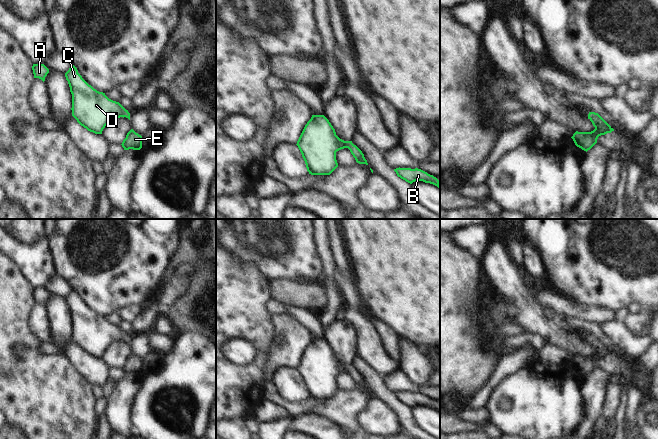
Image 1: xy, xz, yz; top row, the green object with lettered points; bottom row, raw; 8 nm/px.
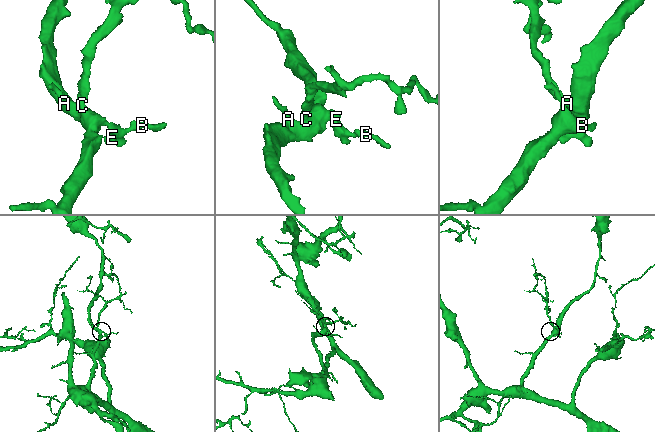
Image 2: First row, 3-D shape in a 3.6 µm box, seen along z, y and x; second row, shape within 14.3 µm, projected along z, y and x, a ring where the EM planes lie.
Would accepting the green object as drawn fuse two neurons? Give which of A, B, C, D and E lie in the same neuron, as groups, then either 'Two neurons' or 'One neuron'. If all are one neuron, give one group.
Groups: A B C D E. One neuron

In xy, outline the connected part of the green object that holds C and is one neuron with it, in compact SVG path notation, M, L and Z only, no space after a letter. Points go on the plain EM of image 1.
M74 289L70 290L65 301L72 318L72 340L88 355L102 358L113 342L126 341L130 344L128 334L89 309Z

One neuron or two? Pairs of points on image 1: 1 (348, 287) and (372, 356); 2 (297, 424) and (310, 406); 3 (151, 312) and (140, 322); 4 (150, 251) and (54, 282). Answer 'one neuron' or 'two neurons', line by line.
1: one neuron
2: two neurons
3: one neuron
4: two neurons

